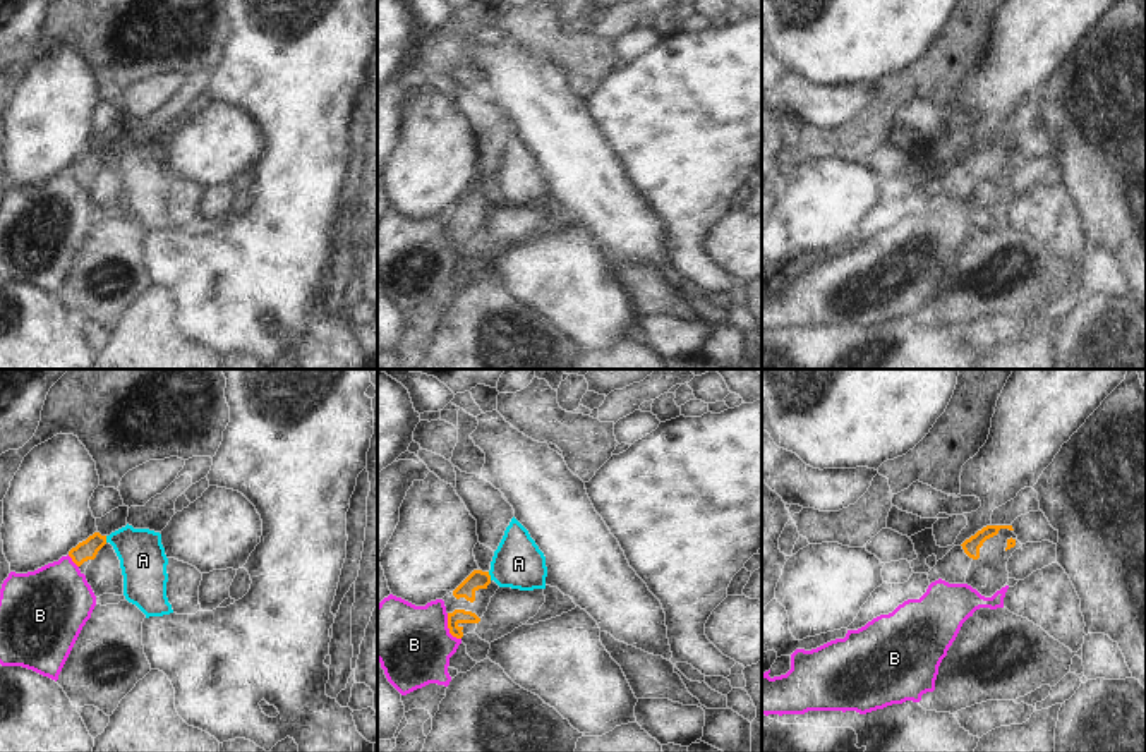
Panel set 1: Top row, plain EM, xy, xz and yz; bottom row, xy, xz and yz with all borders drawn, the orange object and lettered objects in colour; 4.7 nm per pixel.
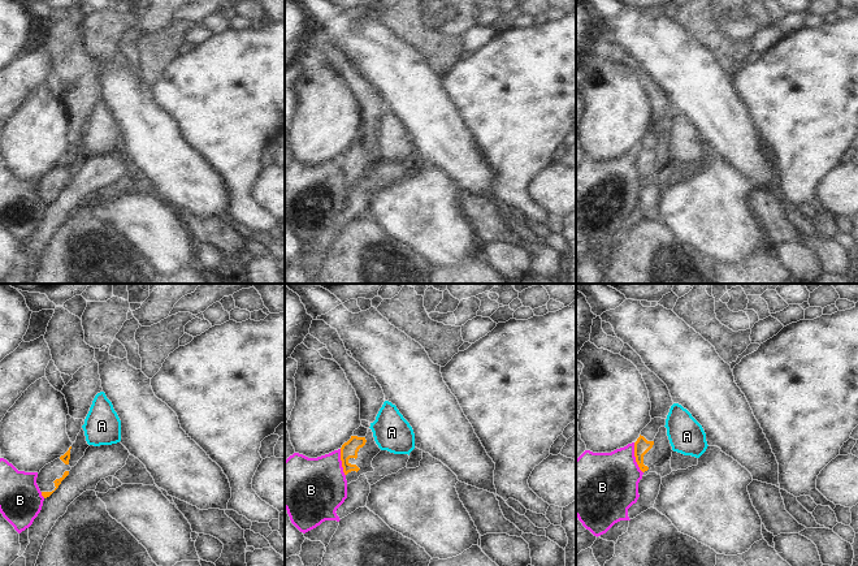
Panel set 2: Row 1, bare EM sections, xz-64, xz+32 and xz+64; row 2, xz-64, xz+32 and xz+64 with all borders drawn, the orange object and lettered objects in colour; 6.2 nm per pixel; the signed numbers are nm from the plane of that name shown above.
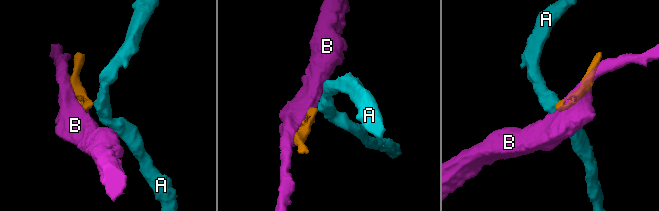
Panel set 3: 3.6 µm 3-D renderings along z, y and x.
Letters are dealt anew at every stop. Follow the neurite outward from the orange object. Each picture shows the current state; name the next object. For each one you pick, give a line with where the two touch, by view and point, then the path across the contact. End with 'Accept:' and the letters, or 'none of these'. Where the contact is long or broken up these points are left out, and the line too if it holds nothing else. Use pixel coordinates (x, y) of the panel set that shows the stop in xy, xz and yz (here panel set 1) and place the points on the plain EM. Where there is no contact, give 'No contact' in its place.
Accept: none of these

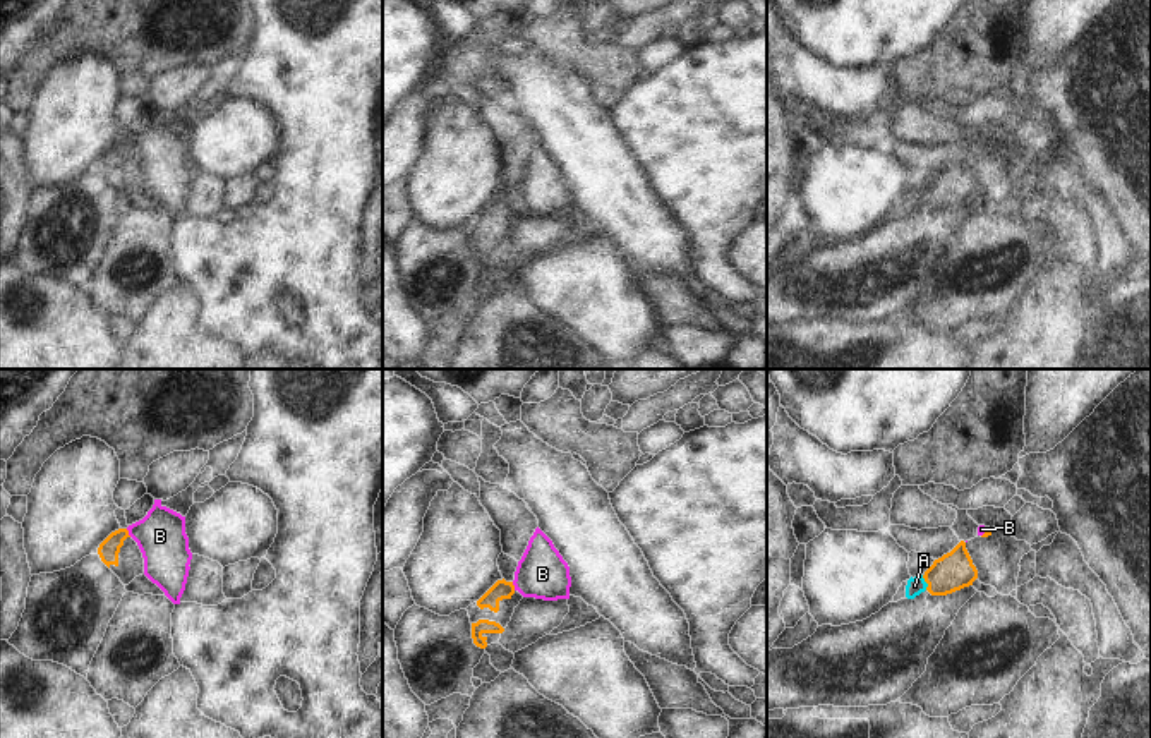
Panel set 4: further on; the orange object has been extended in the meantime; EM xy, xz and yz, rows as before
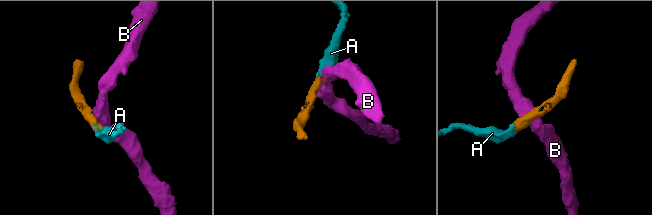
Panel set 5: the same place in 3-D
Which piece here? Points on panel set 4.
A: Touches orange at yz (925, 196). Path across: yz (954, 186), (939, 196), (925, 196), (915, 201)
Accept: A

